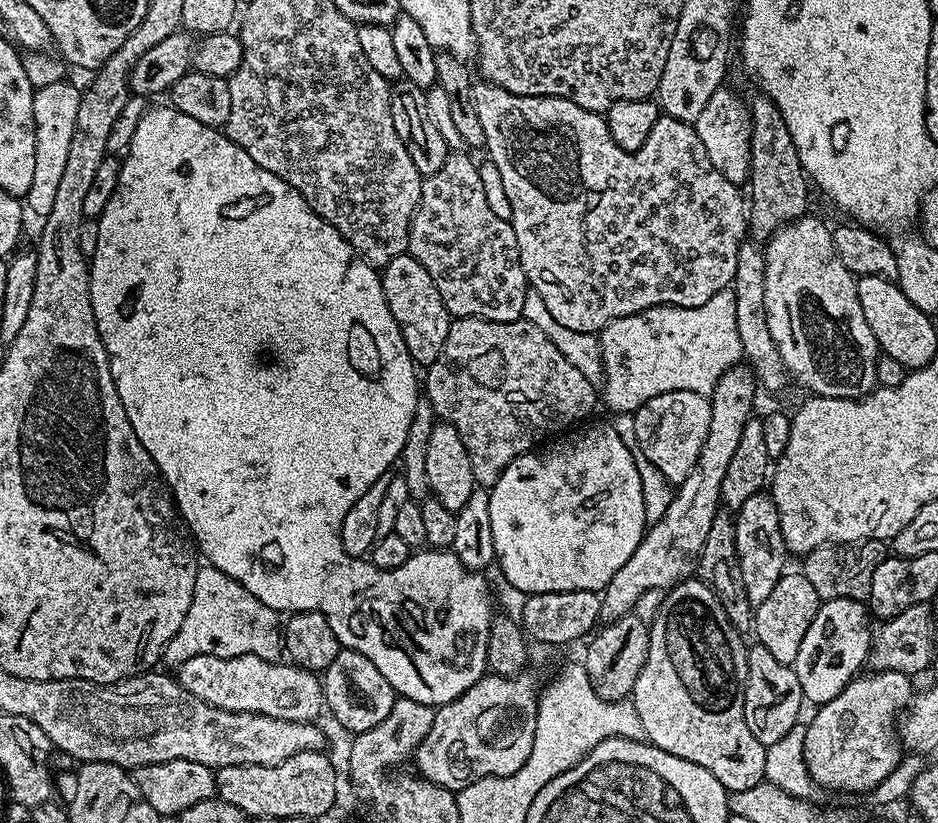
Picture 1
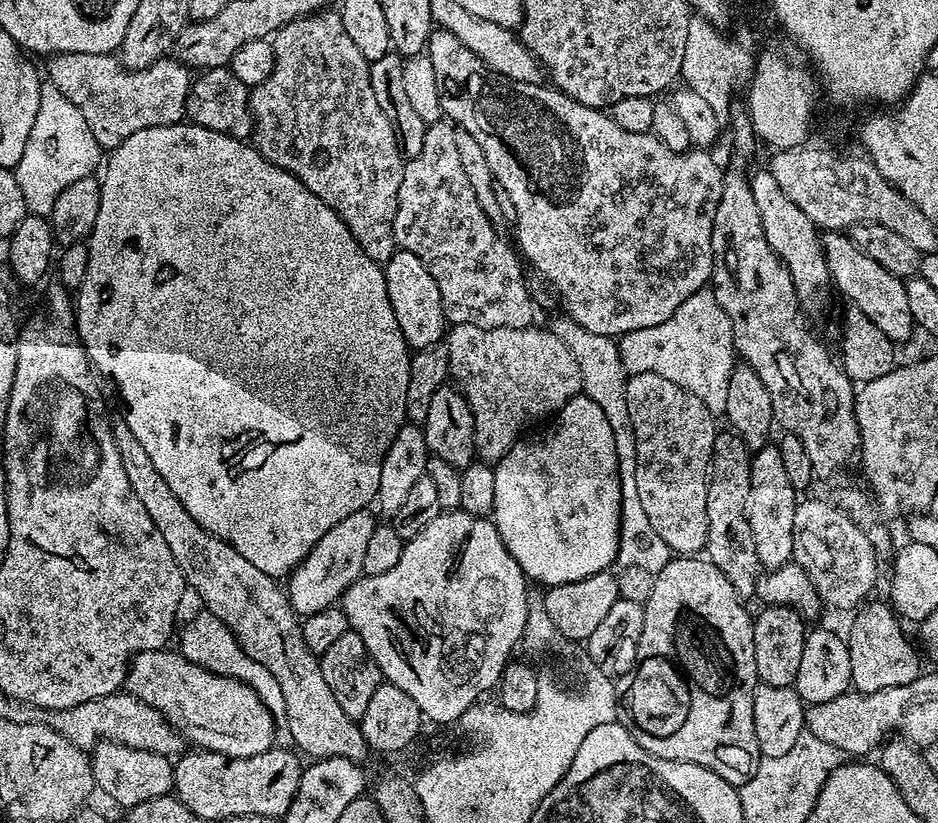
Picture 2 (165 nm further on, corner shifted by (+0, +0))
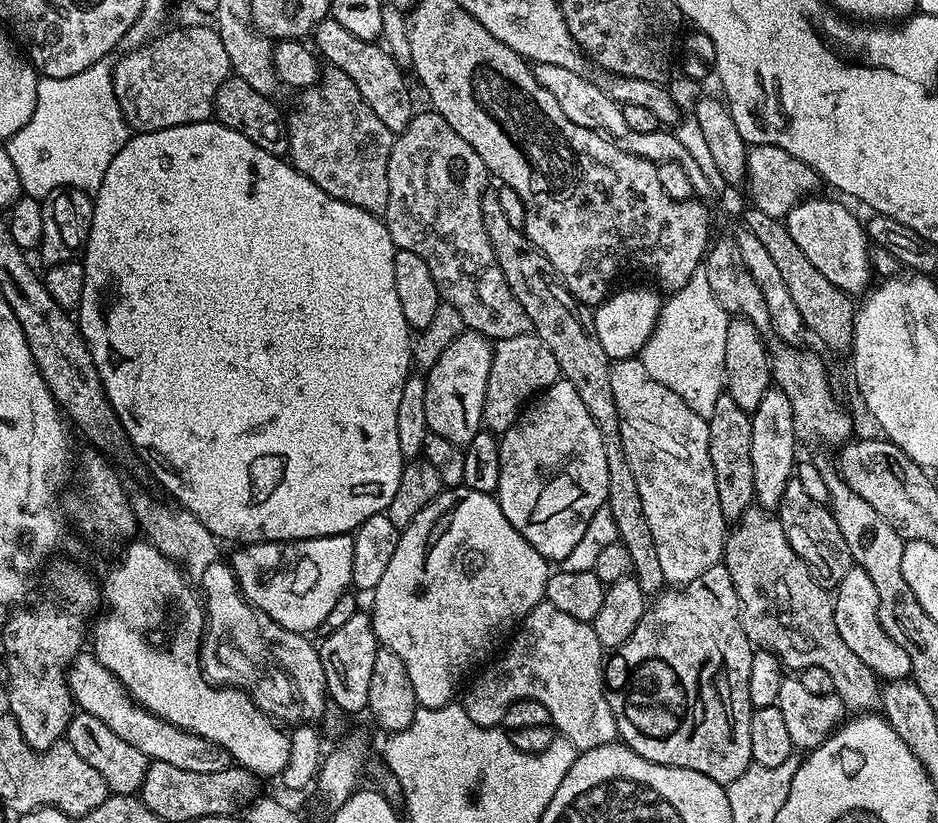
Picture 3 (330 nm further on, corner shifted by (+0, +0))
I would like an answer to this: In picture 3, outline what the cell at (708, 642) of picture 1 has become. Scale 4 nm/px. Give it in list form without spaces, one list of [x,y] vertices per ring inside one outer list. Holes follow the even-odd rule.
[[[723,563],[715,564],[710,570],[706,570],[706,574],[694,578],[694,582],[659,593],[651,601],[650,606],[645,607],[642,622],[638,622],[638,630],[634,630],[634,634],[630,634],[630,638],[618,650],[618,656],[624,663],[624,685],[616,693],[614,691],[611,693],[610,703],[619,739],[629,748],[633,748],[639,756],[655,764],[698,770],[698,774],[706,774],[706,778],[714,778],[714,782],[725,786],[734,782],[734,778],[738,778],[738,774],[746,771],[748,765],[752,763],[750,722],[754,709],[750,702],[750,662],[753,651],[754,646],[746,638],[740,621],[740,603],[734,590],[734,582],[730,582],[730,570],[726,570]]]

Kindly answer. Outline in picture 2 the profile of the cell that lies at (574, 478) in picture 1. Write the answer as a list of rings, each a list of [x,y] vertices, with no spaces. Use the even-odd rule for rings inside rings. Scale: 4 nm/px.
[[[581,394],[570,398],[570,402],[566,402],[566,406],[560,408],[555,420],[556,428],[550,429],[545,436],[540,436],[537,440],[527,440],[527,438],[517,440],[514,447],[501,458],[499,464],[495,465],[496,473],[494,474],[494,506],[491,519],[495,523],[506,550],[510,550],[514,562],[518,562],[518,566],[529,581],[540,586],[578,582],[582,578],[590,578],[590,574],[598,574],[611,569],[613,567],[611,564],[614,564],[616,560],[616,552],[620,549],[620,475],[618,466],[621,457],[615,450],[613,431],[610,430],[606,415],[596,402]]]

